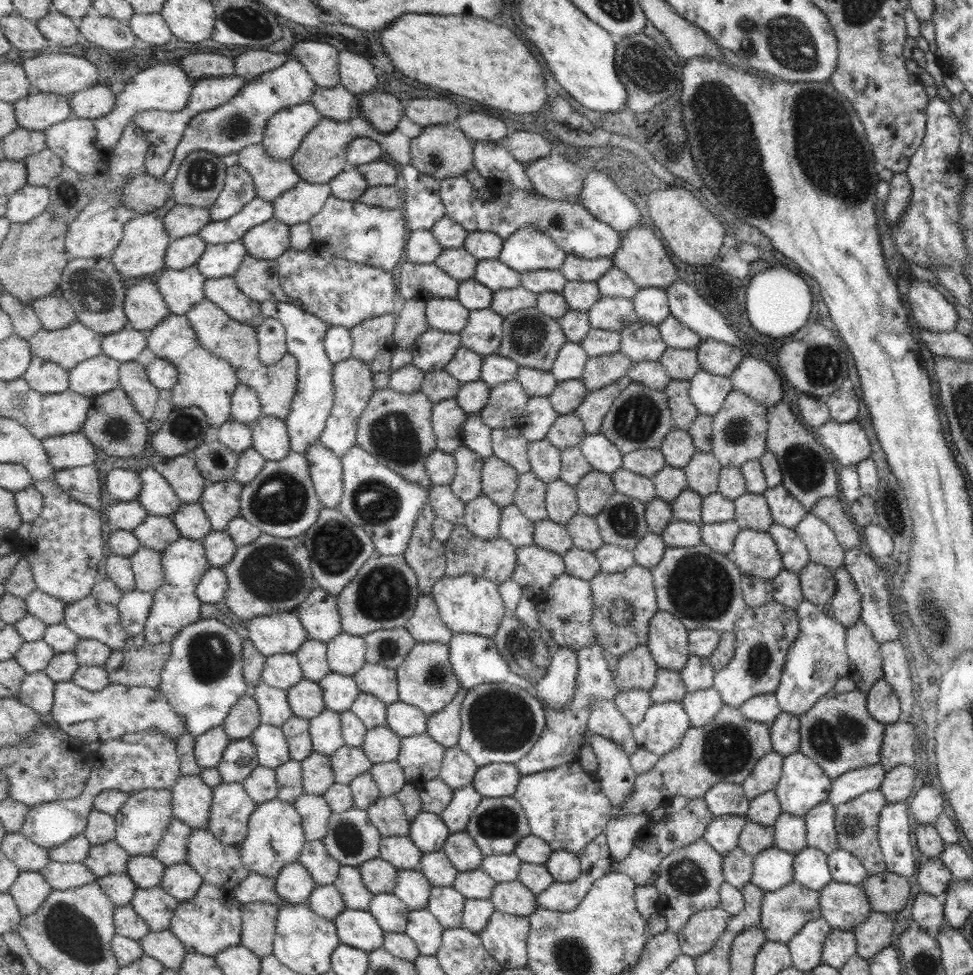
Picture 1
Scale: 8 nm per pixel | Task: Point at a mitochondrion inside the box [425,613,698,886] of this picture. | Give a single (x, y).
(501, 721)

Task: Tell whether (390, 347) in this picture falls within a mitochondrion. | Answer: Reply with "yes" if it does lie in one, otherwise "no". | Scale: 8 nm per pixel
no

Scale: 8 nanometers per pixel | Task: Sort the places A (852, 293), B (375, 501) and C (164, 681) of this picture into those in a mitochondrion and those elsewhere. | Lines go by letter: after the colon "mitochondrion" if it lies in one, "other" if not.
A: other
B: mitochondrion
C: other

